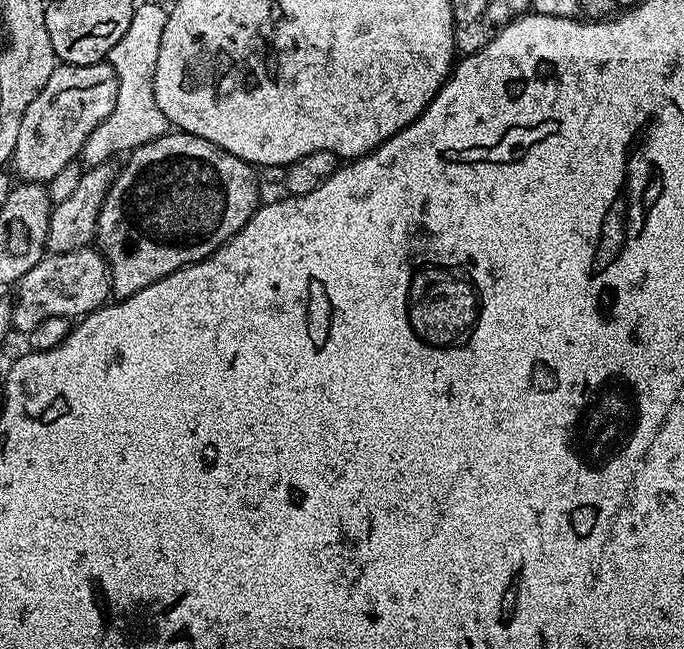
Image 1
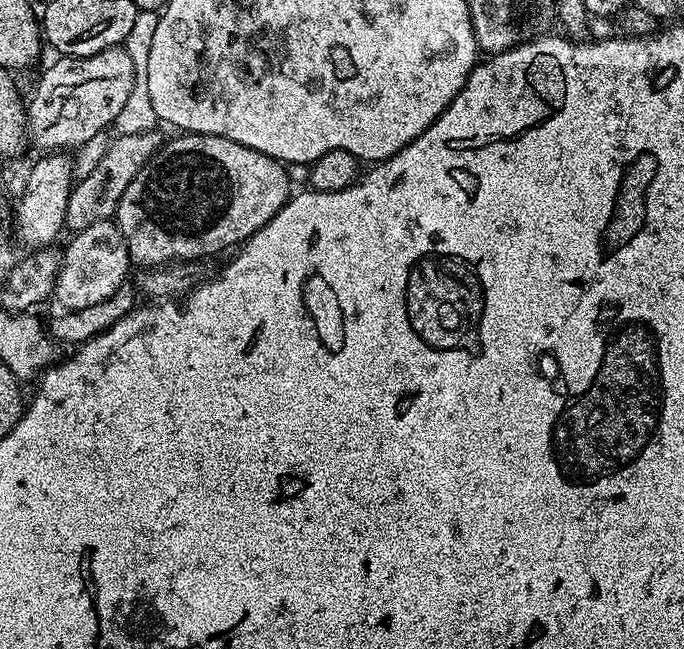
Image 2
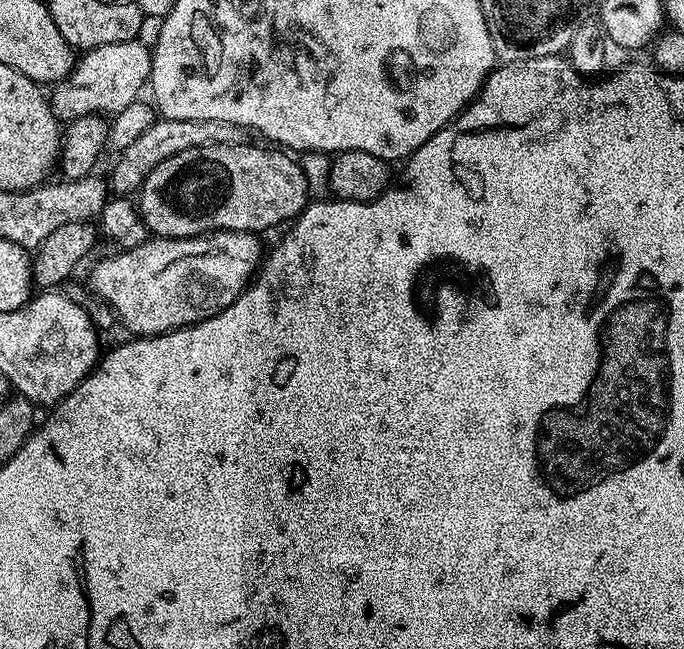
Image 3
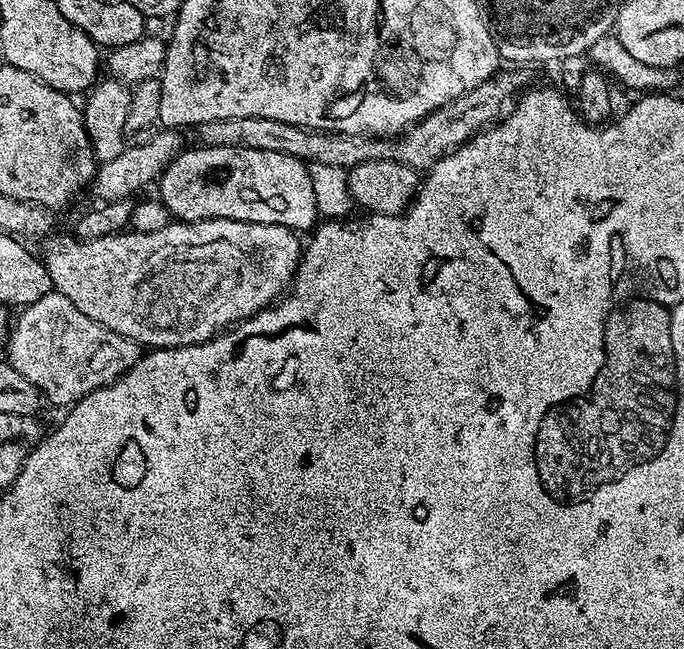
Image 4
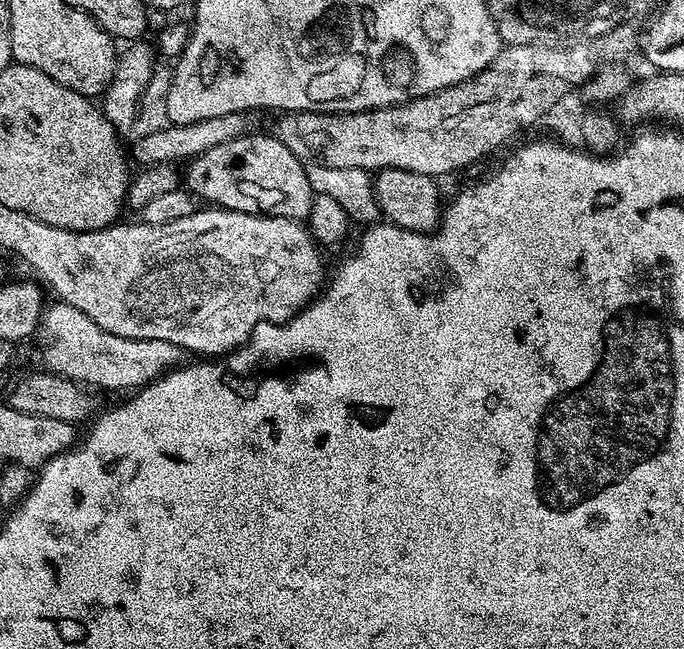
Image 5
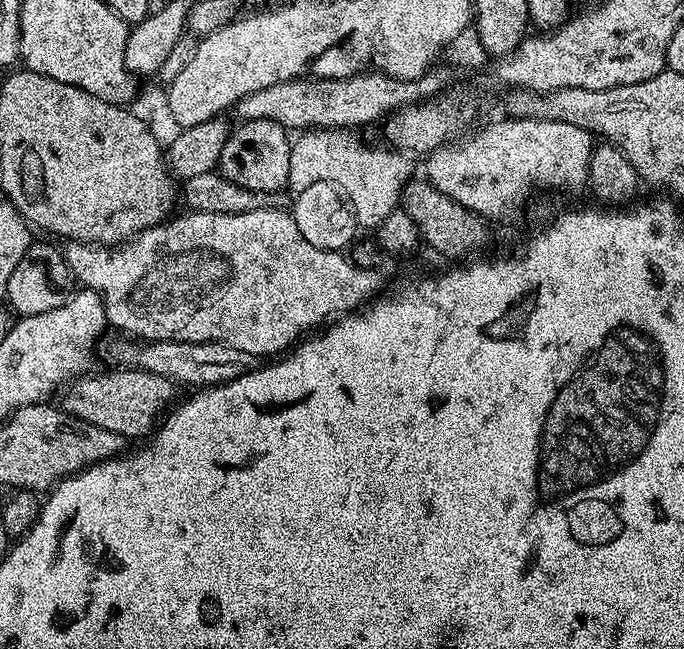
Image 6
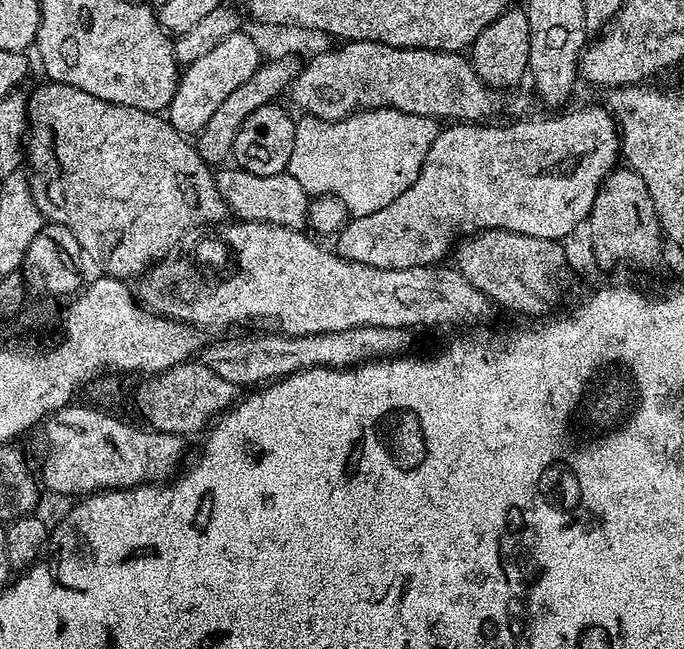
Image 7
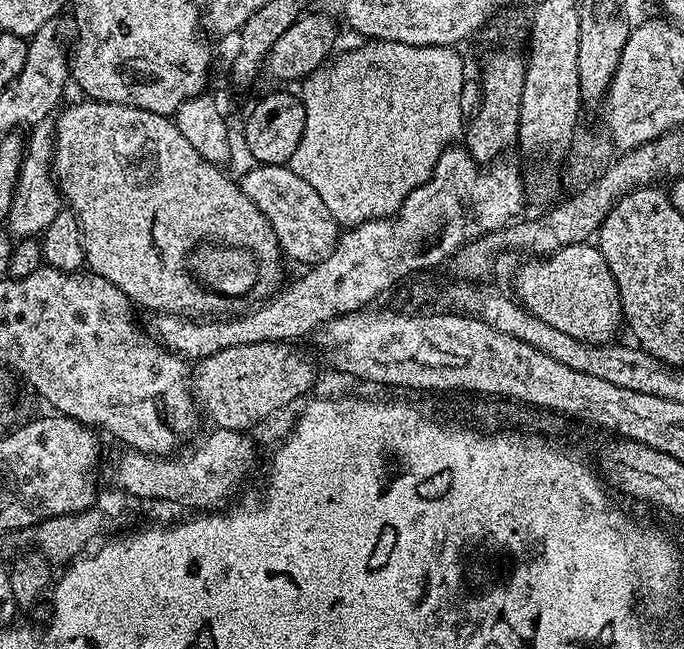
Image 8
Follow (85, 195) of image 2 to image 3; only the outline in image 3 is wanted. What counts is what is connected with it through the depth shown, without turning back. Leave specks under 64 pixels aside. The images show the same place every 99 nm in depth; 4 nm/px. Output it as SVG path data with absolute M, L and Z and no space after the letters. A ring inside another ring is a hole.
M156 118L145 132L138 133L121 150L120 157L112 168L112 180L110 176L111 191L120 198L139 193L150 170L154 170L158 162L166 162L166 158L174 158L174 154L182 154L182 150L194 150L202 146L238 146L249 143L249 140L249 133L234 122L214 122L194 118L170 118L169 120Z

